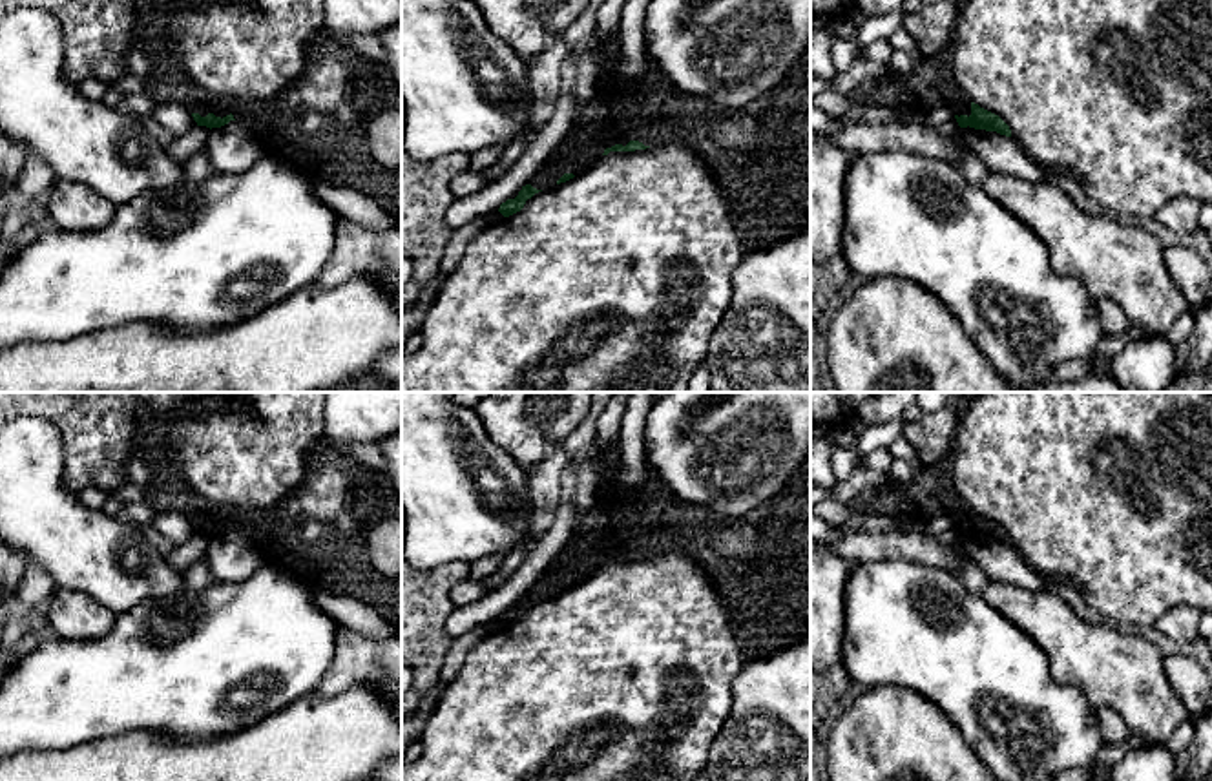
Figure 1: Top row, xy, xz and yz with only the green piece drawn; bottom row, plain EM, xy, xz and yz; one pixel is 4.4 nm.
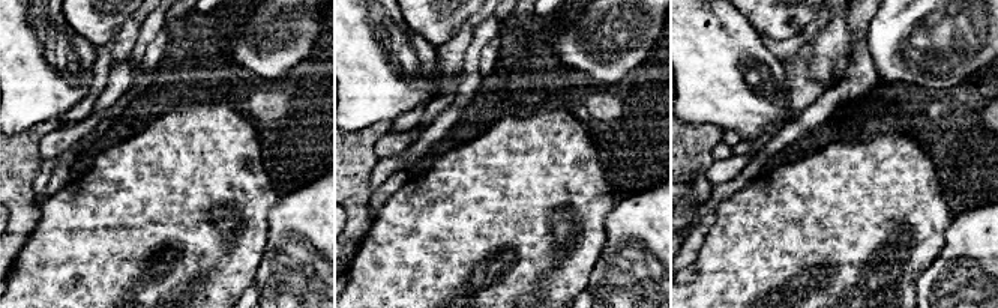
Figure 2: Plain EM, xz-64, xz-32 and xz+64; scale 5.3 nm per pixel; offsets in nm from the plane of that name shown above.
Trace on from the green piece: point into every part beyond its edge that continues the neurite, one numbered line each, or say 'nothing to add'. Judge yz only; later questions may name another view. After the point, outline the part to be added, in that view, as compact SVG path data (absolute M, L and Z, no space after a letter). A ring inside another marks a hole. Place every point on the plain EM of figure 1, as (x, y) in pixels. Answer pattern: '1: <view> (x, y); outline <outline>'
1: yz (929, 493); outline M946 456L933 465L920 465L914 478L896 489L898 502L931 518L947 515L955 524L971 524L971 507L955 493L951 484L953 456Z

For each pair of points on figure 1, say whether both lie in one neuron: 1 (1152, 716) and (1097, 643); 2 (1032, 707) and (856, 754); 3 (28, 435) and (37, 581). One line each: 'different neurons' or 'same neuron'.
1: same neuron
2: different neurons
3: different neurons

